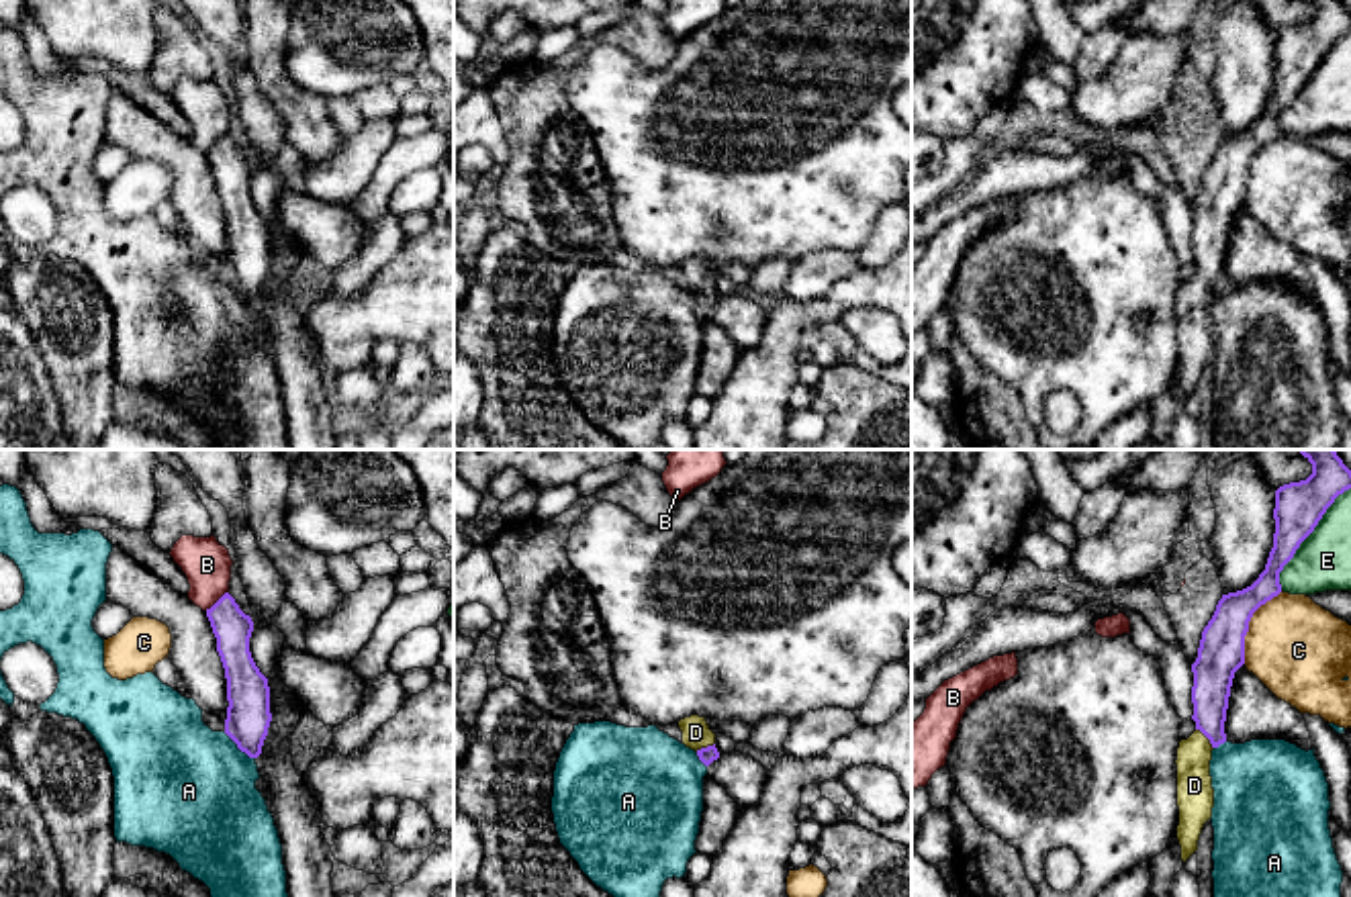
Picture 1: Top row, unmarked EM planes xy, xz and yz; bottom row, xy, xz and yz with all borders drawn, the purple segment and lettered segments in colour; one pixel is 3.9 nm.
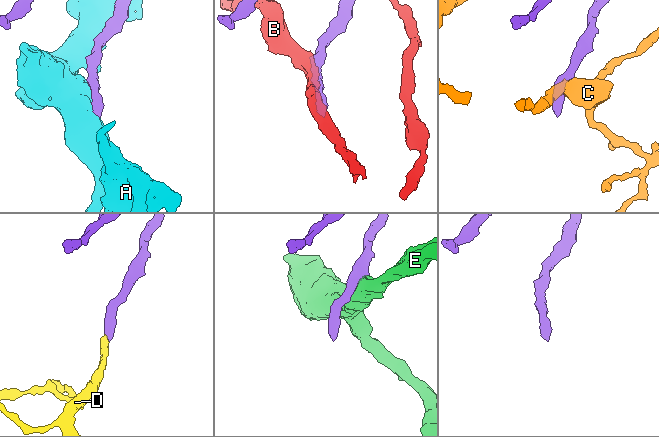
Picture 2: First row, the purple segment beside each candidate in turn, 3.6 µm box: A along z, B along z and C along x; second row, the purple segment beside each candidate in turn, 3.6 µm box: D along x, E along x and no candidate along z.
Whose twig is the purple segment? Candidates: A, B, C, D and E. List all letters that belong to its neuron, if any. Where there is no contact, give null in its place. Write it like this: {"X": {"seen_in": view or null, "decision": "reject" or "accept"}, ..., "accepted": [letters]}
{"A": {"seen_in": "xy", "decision": "reject"}, "B": {"seen_in": "xy", "decision": "reject"}, "C": {"seen_in": "yz", "decision": "reject"}, "D": {"seen_in": "yz", "decision": "accept"}, "E": {"seen_in": "yz", "decision": "reject"}, "accepted": ["D"]}

